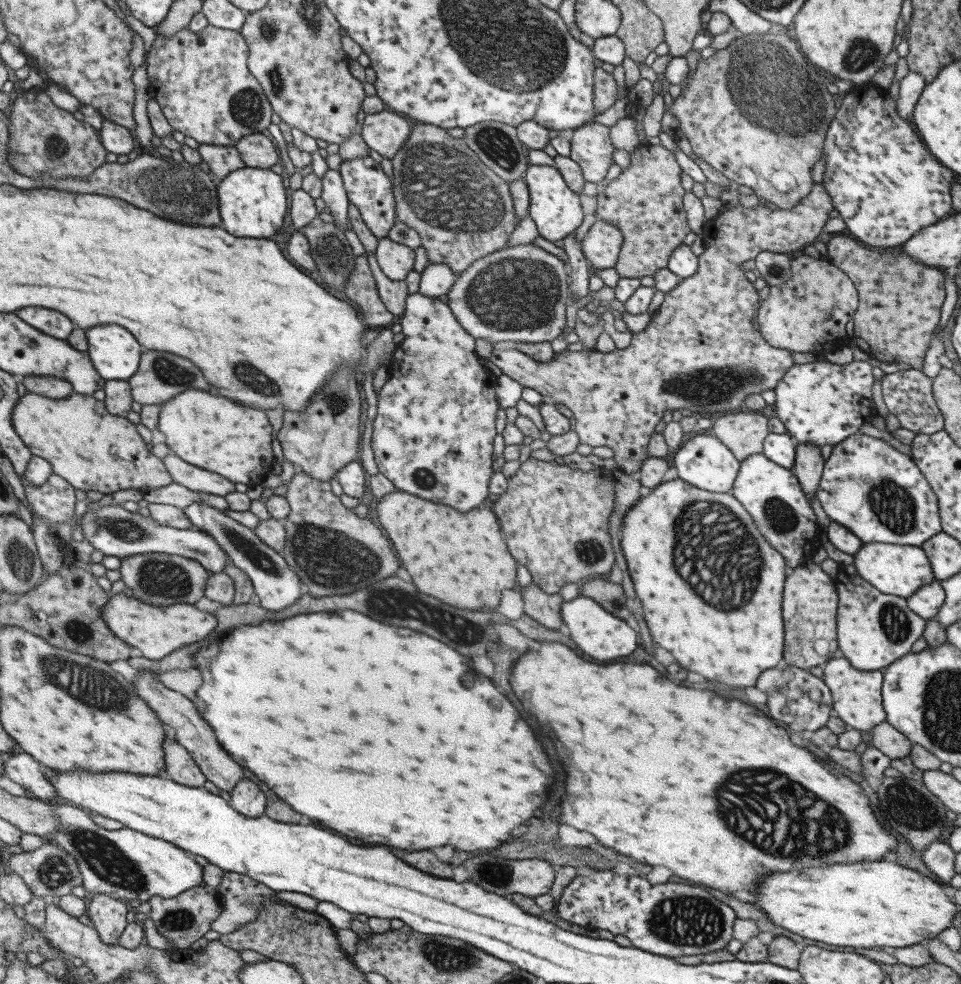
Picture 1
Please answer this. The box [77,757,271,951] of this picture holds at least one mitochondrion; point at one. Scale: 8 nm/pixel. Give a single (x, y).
(178, 919)

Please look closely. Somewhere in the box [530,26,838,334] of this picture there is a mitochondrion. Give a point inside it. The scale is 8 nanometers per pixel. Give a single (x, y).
(799, 109)

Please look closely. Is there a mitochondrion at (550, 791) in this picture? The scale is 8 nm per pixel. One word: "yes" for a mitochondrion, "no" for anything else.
no

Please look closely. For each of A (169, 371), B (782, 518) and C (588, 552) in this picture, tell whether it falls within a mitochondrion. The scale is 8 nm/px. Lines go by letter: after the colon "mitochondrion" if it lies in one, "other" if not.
A: mitochondrion
B: mitochondrion
C: mitochondrion

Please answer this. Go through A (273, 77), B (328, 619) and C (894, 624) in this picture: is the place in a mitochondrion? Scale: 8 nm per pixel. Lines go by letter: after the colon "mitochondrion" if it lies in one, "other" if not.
A: mitochondrion
B: other
C: mitochondrion

